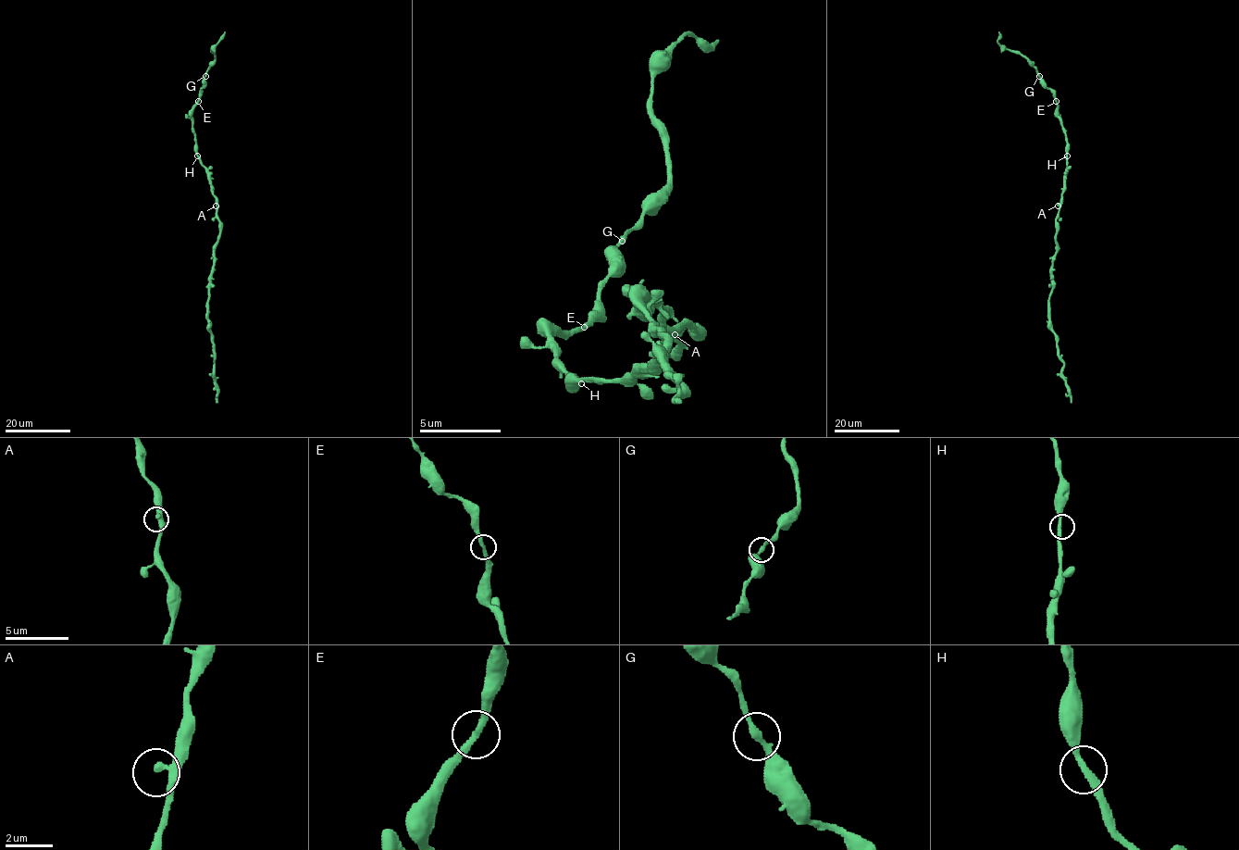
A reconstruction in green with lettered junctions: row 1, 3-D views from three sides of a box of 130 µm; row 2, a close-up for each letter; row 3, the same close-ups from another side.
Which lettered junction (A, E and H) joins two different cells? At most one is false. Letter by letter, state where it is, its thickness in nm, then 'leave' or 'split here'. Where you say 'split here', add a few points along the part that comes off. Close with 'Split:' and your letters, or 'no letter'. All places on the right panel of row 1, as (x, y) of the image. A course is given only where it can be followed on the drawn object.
A: at (1058, 206); 280 nm thick; leave
E: at (1056, 101); 280 nm thick; leave
H: at (1067, 156); 280 nm thick; leave
Split: no letter

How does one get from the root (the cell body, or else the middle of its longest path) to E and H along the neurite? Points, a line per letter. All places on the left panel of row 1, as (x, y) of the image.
E: (216, 199), (209, 173), (196, 153), (192, 109), (198, 101)
H: (216, 199), (209, 173), (197, 156)

